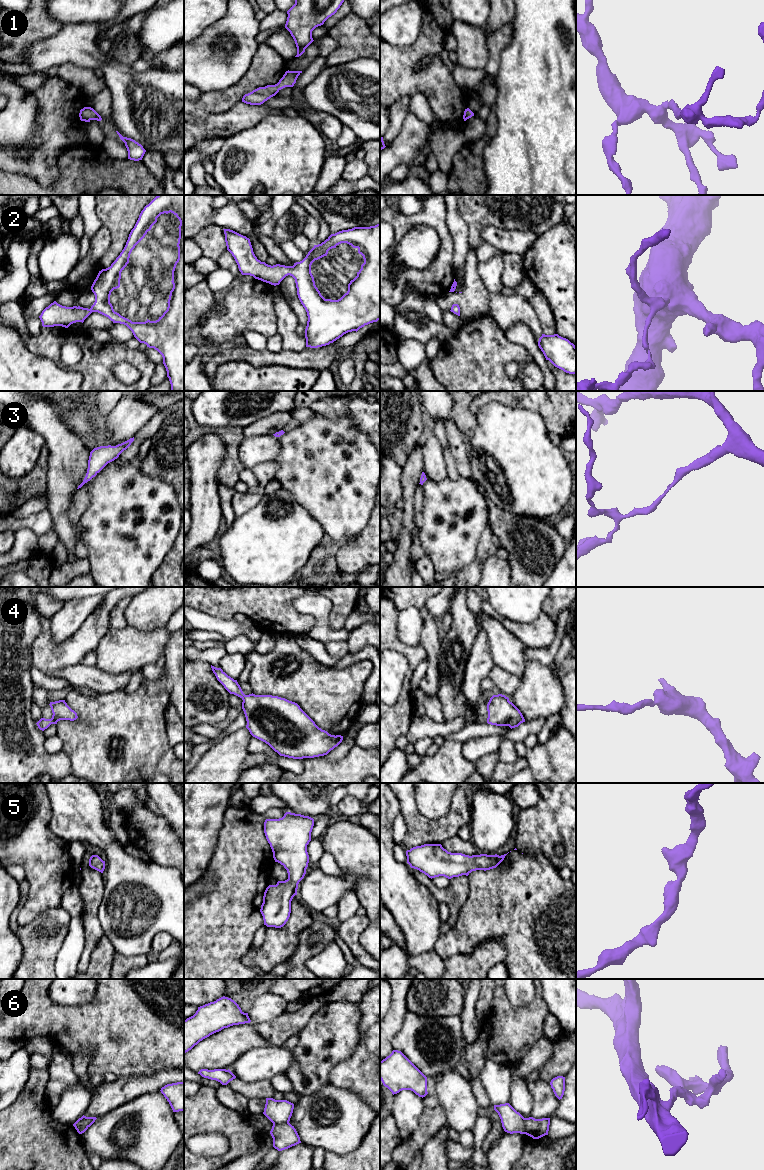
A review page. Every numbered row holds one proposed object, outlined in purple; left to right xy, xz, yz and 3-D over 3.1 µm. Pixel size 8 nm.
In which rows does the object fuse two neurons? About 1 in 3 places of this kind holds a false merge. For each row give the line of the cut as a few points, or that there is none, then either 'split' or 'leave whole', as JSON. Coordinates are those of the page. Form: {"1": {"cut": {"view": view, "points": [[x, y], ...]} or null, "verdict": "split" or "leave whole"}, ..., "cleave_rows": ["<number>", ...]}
{"1": {"cut": null, "verdict": "leave whole"}, "2": {"cut": null, "verdict": "leave whole"}, "3": {"cut": null, "verdict": "leave whole"}, "4": {"cut": null, "verdict": "leave whole"}, "5": {"cut": null, "verdict": "leave whole"}, "6": {"cut": {"view": "xz", "points": [[288, 1122], [273, 1124]]}, "verdict": "split"}, "cleave_rows": ["6"]}

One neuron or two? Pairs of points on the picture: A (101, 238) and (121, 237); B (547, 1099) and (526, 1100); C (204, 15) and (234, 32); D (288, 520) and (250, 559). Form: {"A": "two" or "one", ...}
{"A": "two", "B": "two", "C": "two", "D": "one"}

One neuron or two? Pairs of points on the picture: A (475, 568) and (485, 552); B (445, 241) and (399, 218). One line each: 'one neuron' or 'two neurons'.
A: one neuron
B: one neuron

